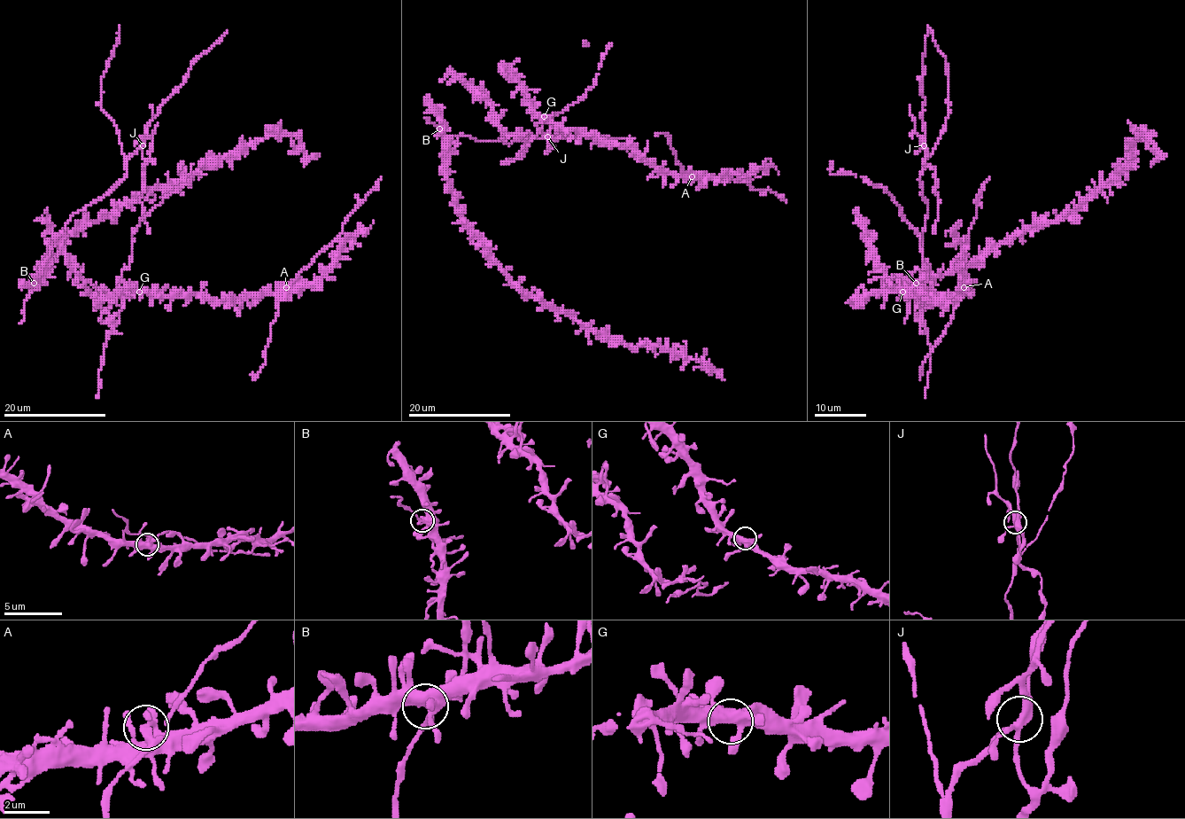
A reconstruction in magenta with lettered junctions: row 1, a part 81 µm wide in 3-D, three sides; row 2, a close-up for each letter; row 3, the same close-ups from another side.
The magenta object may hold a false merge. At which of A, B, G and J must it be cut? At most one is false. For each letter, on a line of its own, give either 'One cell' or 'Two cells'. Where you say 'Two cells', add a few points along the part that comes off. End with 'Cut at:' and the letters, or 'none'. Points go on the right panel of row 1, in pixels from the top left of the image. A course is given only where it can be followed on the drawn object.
A: One cell
B: One cell
G: One cell
J: Two cells. Course of the part to remove: (923, 145), (925, 163), (934, 169), (934, 193), (940, 202), (934, 234)
Cut at: J

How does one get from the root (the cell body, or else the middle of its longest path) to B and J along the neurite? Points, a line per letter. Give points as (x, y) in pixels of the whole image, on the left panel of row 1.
B: (112, 189), (71, 217), (65, 228), (53, 239), (49, 257), (34, 283)
J: (112, 189), (125, 176), (128, 158), (143, 145)

